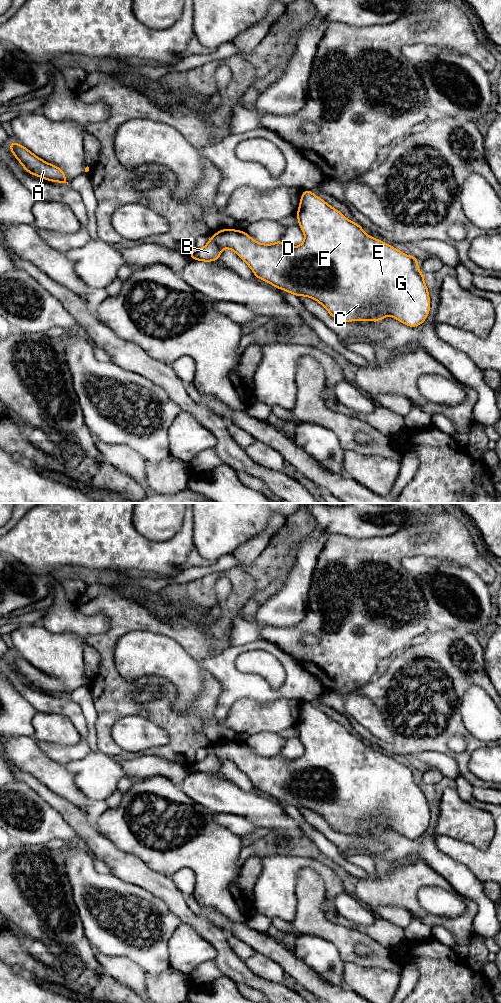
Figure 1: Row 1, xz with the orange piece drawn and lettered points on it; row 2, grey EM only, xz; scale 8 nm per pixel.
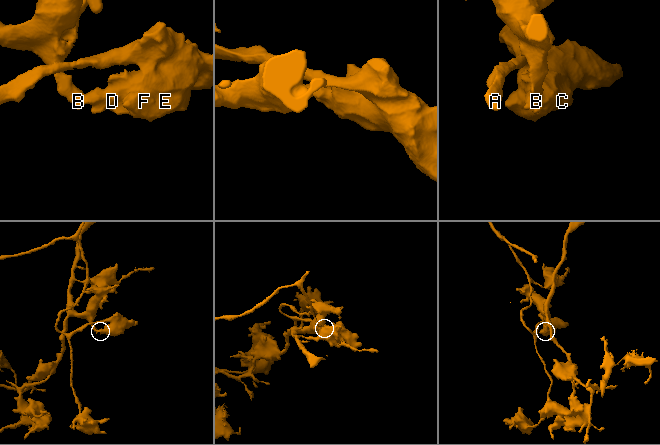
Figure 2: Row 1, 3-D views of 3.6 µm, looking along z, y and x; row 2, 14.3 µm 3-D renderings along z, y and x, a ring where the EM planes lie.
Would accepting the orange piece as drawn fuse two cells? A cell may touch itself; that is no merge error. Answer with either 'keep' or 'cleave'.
cleave

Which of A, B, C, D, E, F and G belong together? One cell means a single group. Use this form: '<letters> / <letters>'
A C D E F G / B

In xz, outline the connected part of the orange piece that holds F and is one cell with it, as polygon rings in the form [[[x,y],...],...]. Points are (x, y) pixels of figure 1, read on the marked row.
[[[310,190],[303,191],[296,214],[305,236],[299,246],[286,246],[280,239],[273,244],[262,244],[244,231],[233,229],[220,230],[213,238],[221,250],[233,250],[251,268],[256,278],[298,297],[306,296],[318,301],[335,319],[346,322],[362,322],[368,319],[378,322],[391,316],[409,327],[416,327],[424,322],[430,311],[430,298],[424,275],[418,268],[417,257],[408,256],[369,236],[361,226],[349,221]]]

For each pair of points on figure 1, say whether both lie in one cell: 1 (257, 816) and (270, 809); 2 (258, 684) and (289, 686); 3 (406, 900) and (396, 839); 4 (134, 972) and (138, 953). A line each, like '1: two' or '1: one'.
1: one
2: one
3: two
4: two

